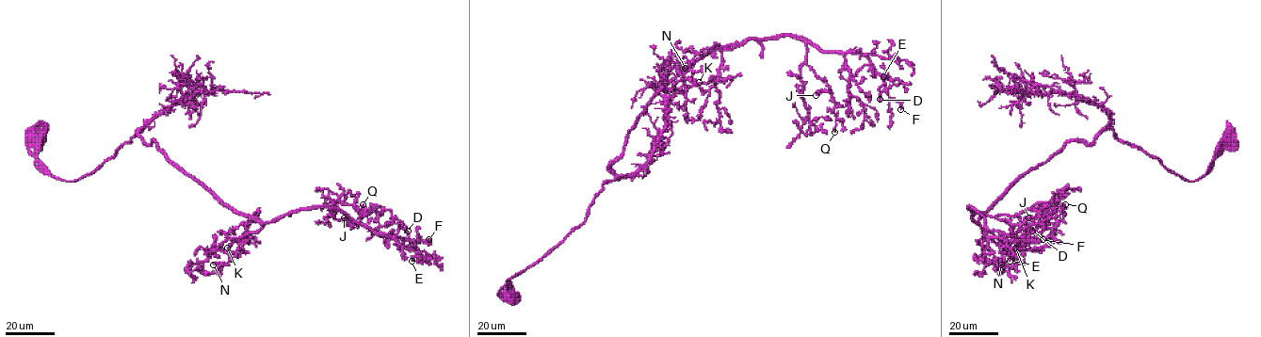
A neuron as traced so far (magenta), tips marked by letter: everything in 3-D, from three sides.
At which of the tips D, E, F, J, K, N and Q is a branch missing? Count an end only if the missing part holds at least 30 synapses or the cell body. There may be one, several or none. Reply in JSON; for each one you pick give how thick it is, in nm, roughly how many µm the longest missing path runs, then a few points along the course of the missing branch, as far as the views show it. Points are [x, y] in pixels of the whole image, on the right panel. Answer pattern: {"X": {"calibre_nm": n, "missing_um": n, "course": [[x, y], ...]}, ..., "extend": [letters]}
{"extend": []}

